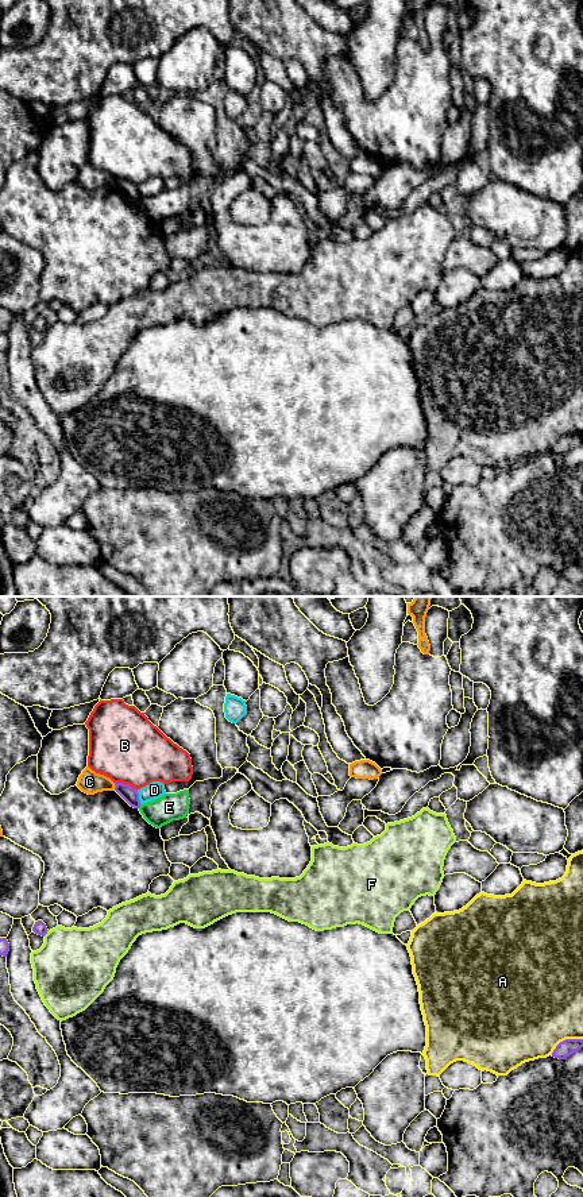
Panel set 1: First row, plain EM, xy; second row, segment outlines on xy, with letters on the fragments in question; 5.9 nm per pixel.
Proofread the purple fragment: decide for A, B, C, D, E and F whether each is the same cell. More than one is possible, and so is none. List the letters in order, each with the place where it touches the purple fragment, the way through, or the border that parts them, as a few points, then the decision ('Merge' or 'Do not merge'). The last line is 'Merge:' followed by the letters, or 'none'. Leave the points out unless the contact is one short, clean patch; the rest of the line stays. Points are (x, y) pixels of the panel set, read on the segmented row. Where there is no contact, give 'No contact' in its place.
A: Touches purple at xy (566, 1039). Do not merge
B: Touches purple at xy (126, 784). Boundary: xy (115, 782), (130, 784), (136, 790). Do not merge
C: Touches purple at xy (115, 784). Do not merge
D: Touches purple at xy (138, 796). Boundary: xy (136, 790), (141, 803). Do not merge
E: Touches purple at xy (139, 806). Do not merge
F: Touches purple at xy (46, 933). Do not merge
Merge: none

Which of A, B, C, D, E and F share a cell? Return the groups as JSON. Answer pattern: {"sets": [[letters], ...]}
{"sets": [["A"], ["B"], ["C"], ["D"], ["E"], ["F"]]}

